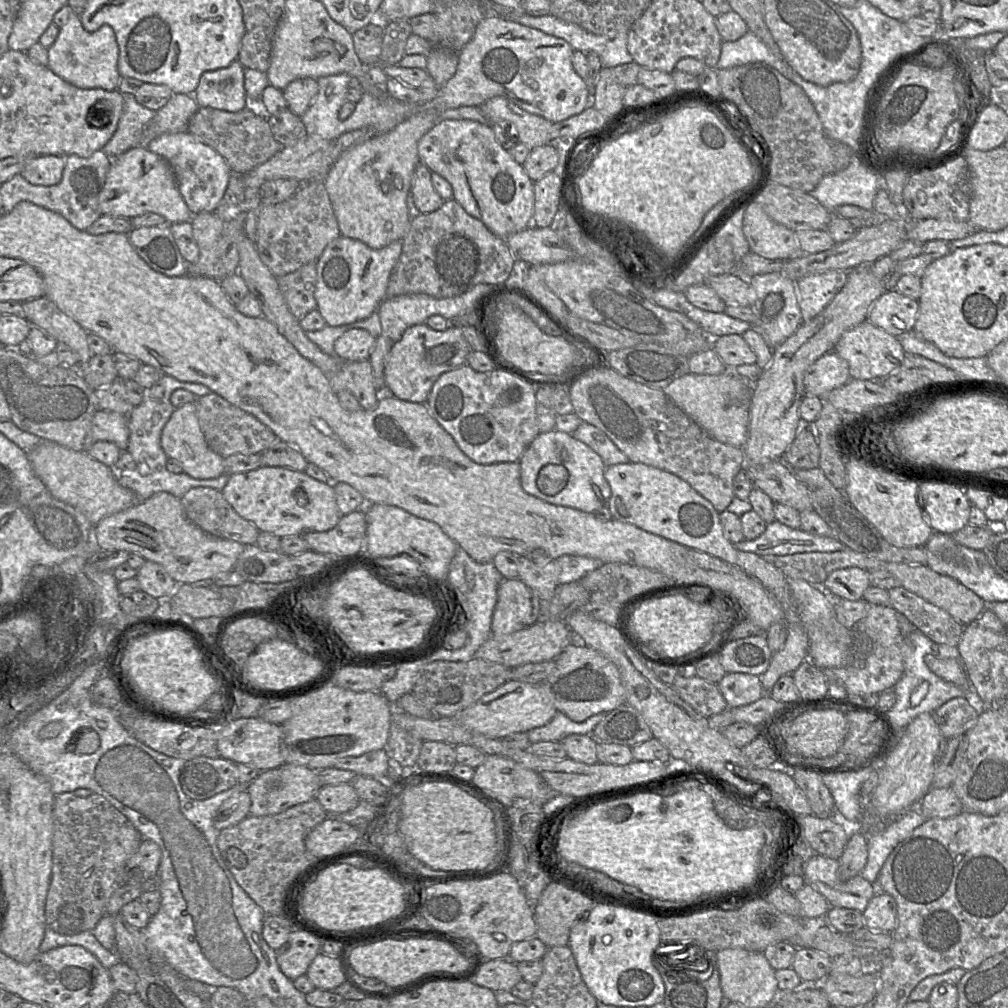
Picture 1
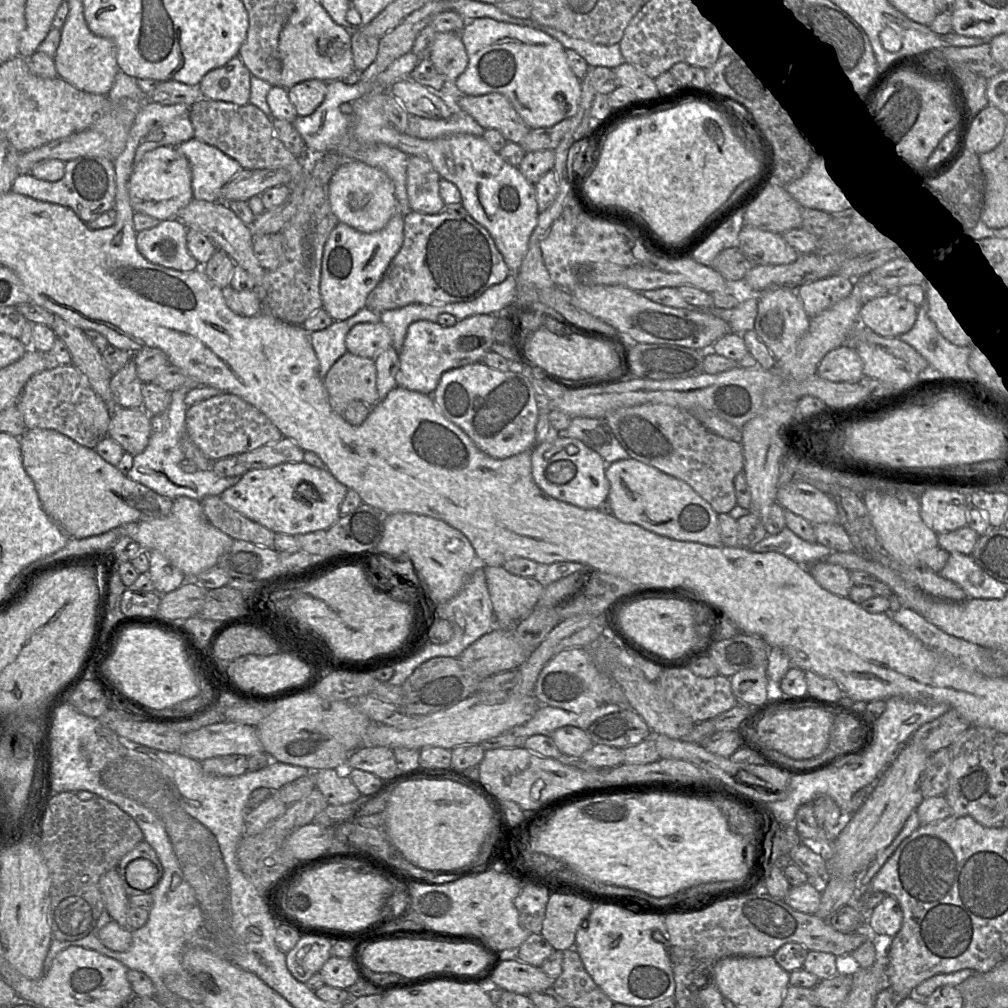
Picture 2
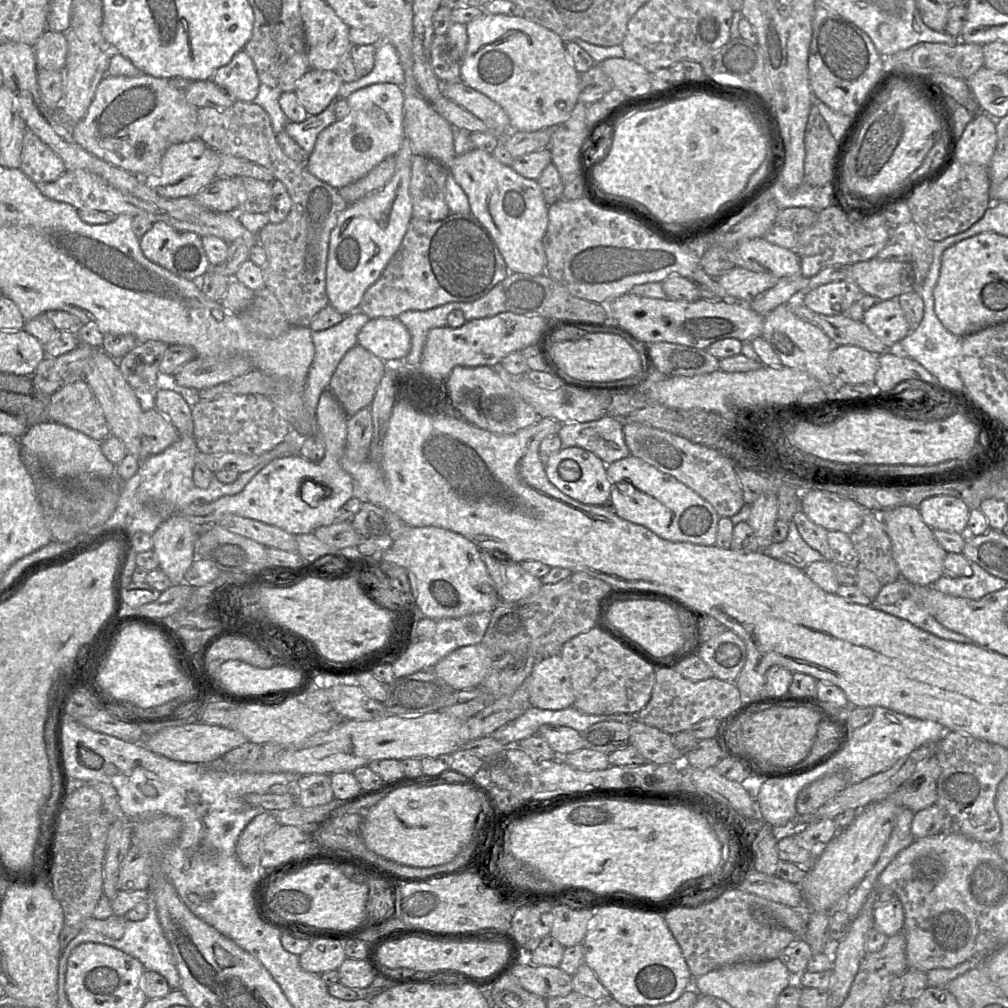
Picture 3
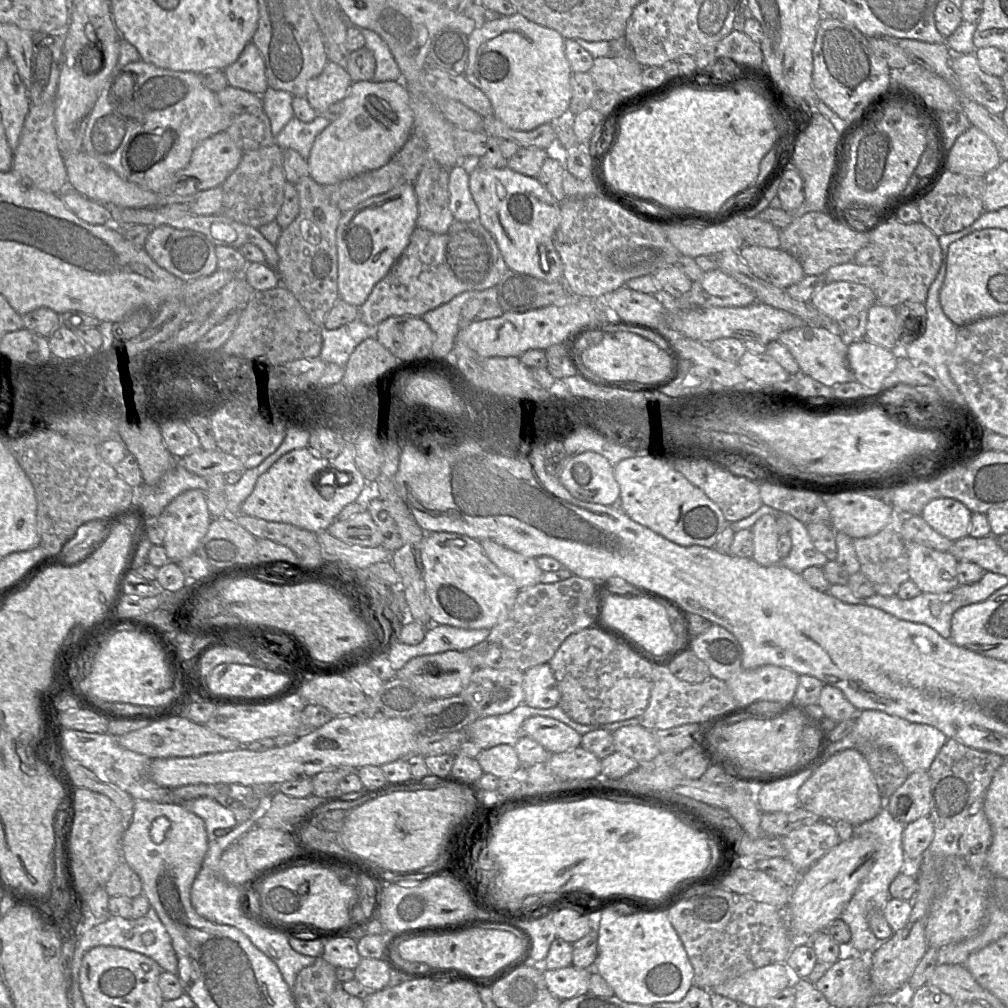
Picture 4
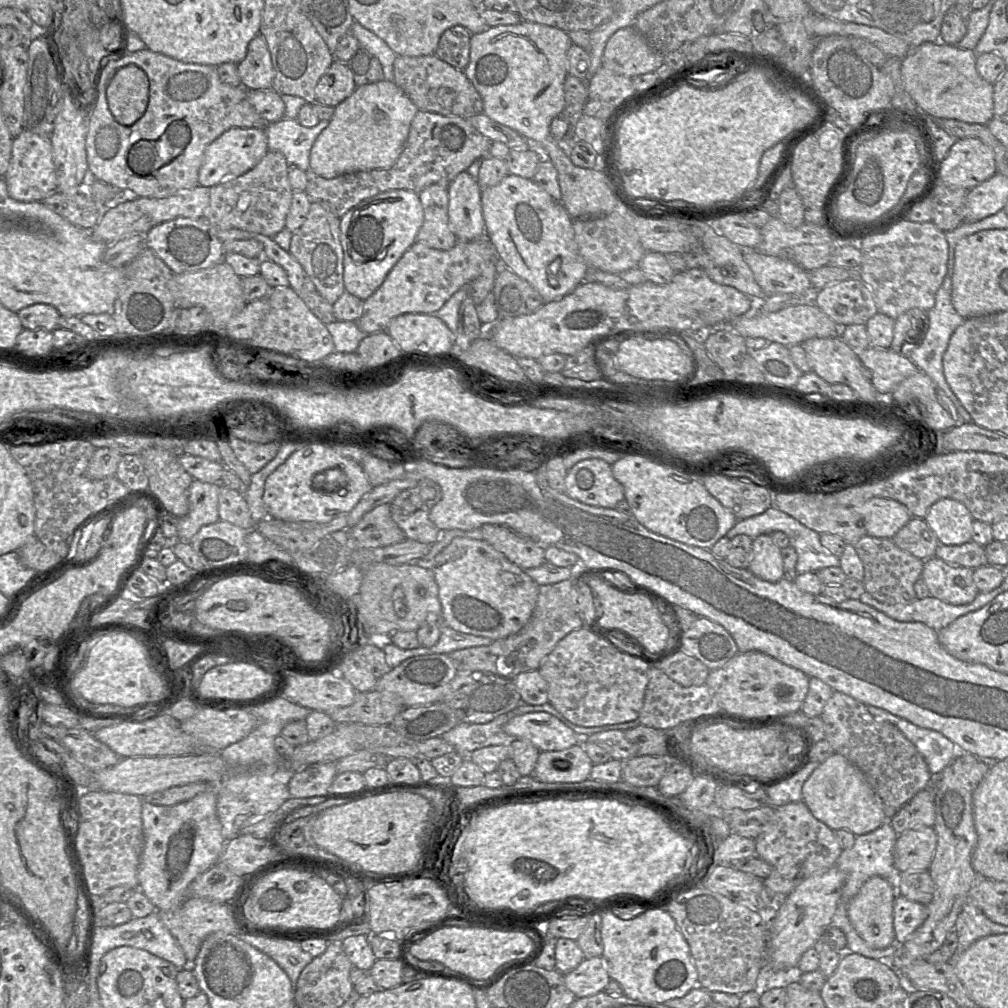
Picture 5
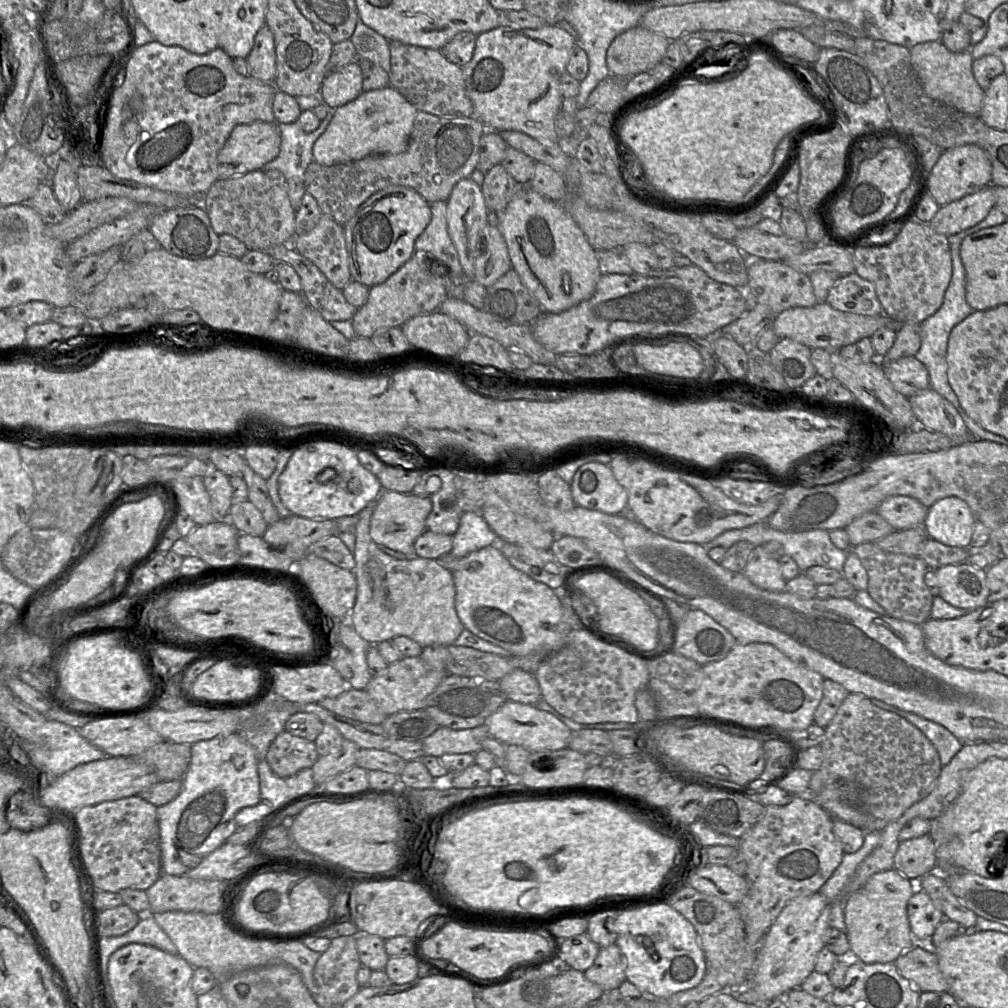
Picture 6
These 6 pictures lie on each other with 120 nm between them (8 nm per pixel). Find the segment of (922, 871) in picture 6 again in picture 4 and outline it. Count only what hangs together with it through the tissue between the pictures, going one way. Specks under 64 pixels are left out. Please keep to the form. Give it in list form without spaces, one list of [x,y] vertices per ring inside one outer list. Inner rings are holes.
[[[930,816],[921,817],[905,826],[902,845],[907,867],[916,864],[926,853],[934,838],[934,832]]]

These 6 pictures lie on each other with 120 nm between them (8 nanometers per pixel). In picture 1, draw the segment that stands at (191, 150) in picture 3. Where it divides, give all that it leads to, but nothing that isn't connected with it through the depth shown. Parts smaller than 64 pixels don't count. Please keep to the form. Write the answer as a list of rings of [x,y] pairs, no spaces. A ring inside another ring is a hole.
[[[146,146],[133,147],[112,158],[105,184],[100,191],[98,208],[101,215],[132,219],[145,213],[161,215],[167,224],[189,222],[192,212],[181,196],[169,163]]]

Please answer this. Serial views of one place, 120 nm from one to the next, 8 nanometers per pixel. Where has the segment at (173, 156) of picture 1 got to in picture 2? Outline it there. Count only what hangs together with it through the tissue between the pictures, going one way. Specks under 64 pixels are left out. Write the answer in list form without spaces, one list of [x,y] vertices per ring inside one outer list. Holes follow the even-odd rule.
[[[195,137],[176,148],[189,162],[195,200],[219,201],[222,187],[243,170],[234,159]]]

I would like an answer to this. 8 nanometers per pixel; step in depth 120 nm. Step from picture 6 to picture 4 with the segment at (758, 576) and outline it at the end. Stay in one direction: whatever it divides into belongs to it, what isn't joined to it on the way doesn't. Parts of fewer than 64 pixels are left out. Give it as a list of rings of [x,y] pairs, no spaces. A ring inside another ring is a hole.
[[[765,514],[752,526],[754,552],[752,558],[762,566],[772,566],[781,562],[777,541],[776,517]]]

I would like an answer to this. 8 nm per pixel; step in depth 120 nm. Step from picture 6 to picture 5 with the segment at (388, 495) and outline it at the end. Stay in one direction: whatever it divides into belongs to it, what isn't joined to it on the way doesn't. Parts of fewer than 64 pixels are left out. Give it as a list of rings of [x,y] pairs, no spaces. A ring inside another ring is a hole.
[[[390,503],[379,505],[350,527],[350,543],[365,548],[389,546],[406,539],[391,515]]]

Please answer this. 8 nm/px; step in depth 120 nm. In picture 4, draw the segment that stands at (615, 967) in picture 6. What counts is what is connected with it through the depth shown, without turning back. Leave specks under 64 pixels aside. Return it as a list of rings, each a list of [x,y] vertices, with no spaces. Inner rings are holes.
[[[570,965],[560,969],[544,970],[543,976],[549,991],[560,1000],[589,992],[590,969]]]

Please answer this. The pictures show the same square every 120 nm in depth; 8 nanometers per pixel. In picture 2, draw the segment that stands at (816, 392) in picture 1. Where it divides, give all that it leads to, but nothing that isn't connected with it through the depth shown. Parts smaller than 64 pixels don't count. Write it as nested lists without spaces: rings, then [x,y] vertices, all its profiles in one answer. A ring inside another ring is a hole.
[[[843,344],[826,354],[816,374],[832,382],[858,382],[863,378],[863,362],[854,345]]]

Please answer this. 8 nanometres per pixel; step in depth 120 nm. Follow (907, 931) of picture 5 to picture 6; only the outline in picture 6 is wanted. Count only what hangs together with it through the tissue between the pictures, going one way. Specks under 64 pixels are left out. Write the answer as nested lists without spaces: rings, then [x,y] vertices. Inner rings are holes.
[[[913,885],[913,895],[907,904],[907,916],[911,933],[916,938],[930,938],[944,917],[929,895]]]

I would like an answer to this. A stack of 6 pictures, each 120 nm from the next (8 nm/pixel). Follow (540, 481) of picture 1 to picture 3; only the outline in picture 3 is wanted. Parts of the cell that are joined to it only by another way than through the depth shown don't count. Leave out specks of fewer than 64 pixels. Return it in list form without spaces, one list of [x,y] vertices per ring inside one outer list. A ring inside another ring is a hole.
[[[579,447],[563,448],[545,462],[549,481],[570,498],[584,504],[602,505],[611,493],[607,465],[594,453]]]

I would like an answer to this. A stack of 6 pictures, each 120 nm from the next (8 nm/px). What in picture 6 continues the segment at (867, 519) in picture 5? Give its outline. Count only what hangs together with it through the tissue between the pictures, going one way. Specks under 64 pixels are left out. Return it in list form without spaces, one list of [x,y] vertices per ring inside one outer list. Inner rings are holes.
[[[897,495],[881,502],[876,512],[895,530],[904,530],[922,526],[928,509],[910,496]]]

